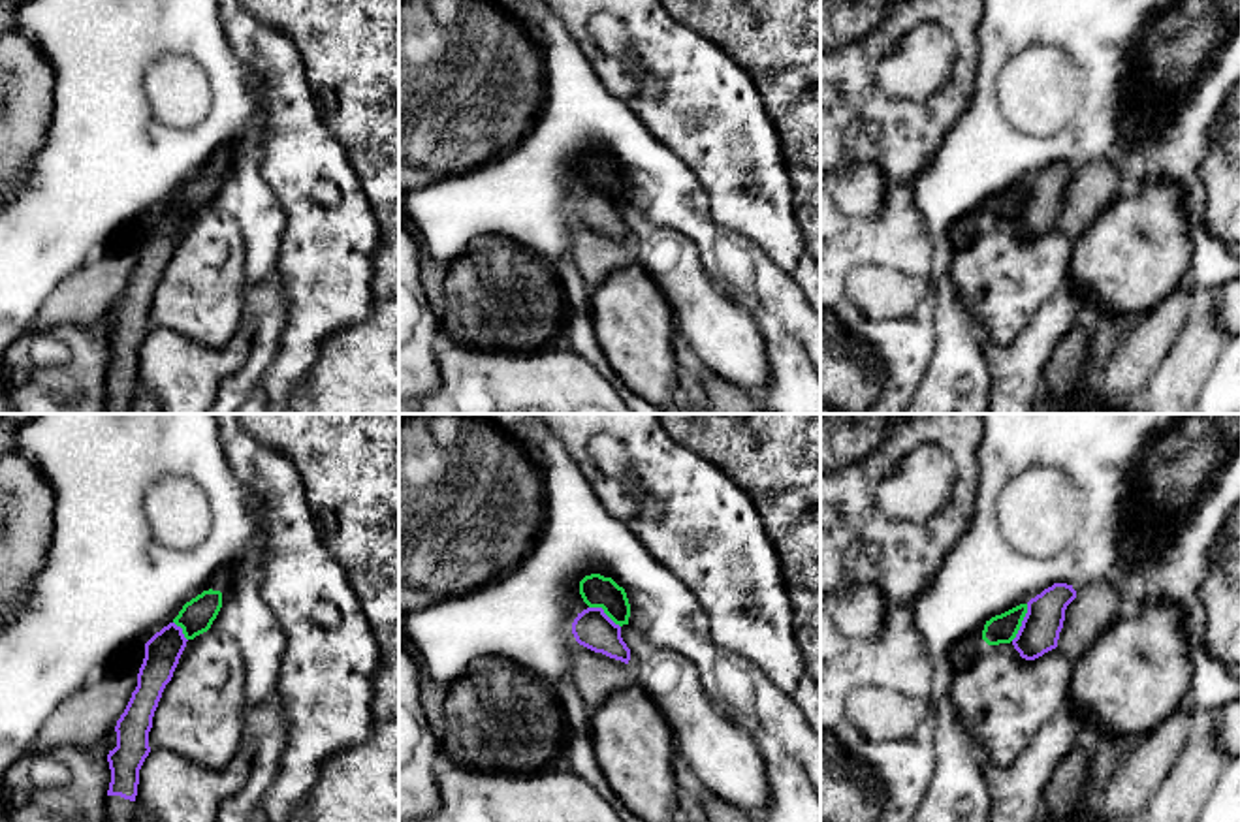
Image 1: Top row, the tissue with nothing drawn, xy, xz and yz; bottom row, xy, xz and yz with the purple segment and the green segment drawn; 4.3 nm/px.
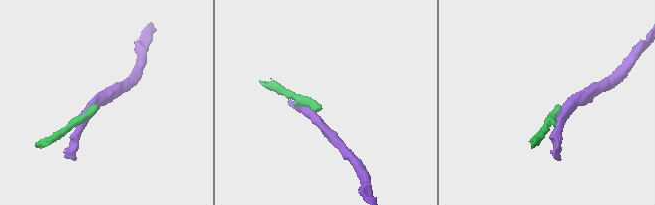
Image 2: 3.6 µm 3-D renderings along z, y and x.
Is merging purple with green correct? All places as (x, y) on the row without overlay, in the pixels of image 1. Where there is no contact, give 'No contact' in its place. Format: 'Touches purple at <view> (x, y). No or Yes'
Touches purple at yz (1022, 202). No

